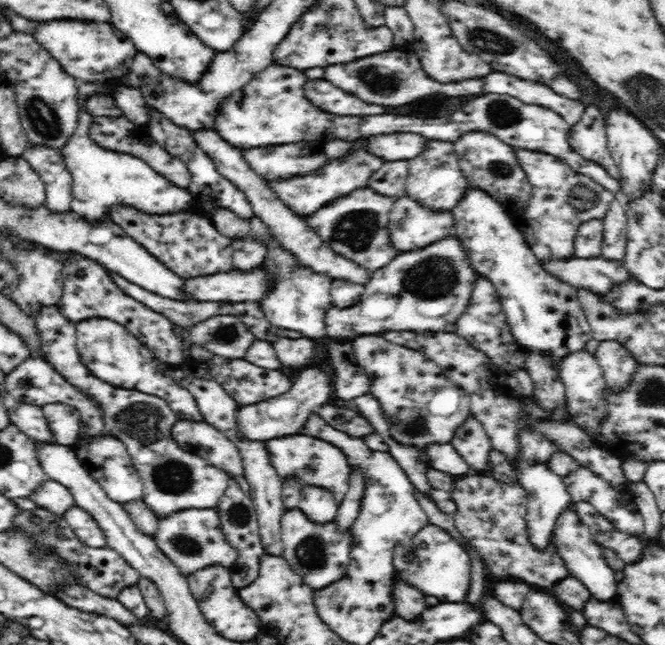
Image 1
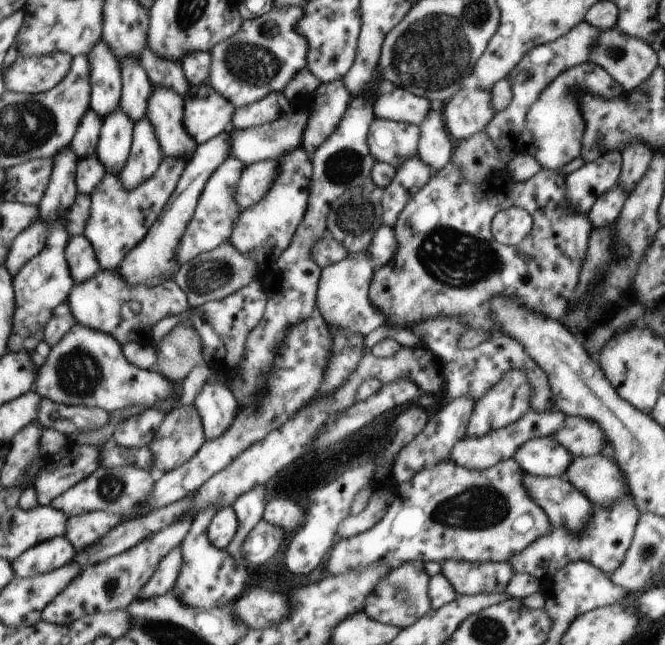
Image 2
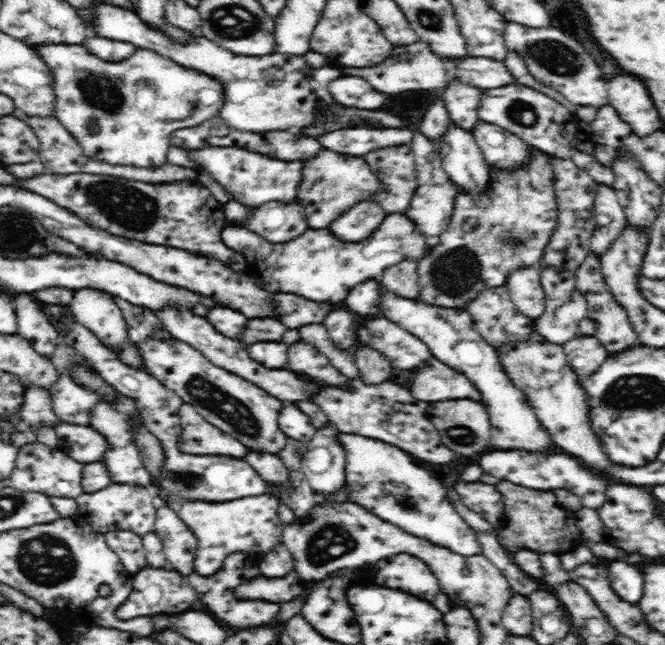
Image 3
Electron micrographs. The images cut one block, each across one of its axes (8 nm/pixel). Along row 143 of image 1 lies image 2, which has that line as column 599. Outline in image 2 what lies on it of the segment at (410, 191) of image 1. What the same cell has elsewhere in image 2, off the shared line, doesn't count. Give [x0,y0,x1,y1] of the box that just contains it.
[555,416,604,458]

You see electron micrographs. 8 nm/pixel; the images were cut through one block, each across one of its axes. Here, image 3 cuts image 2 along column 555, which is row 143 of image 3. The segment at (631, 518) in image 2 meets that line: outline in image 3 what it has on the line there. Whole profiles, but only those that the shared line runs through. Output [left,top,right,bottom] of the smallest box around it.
[477,83,615,186]

